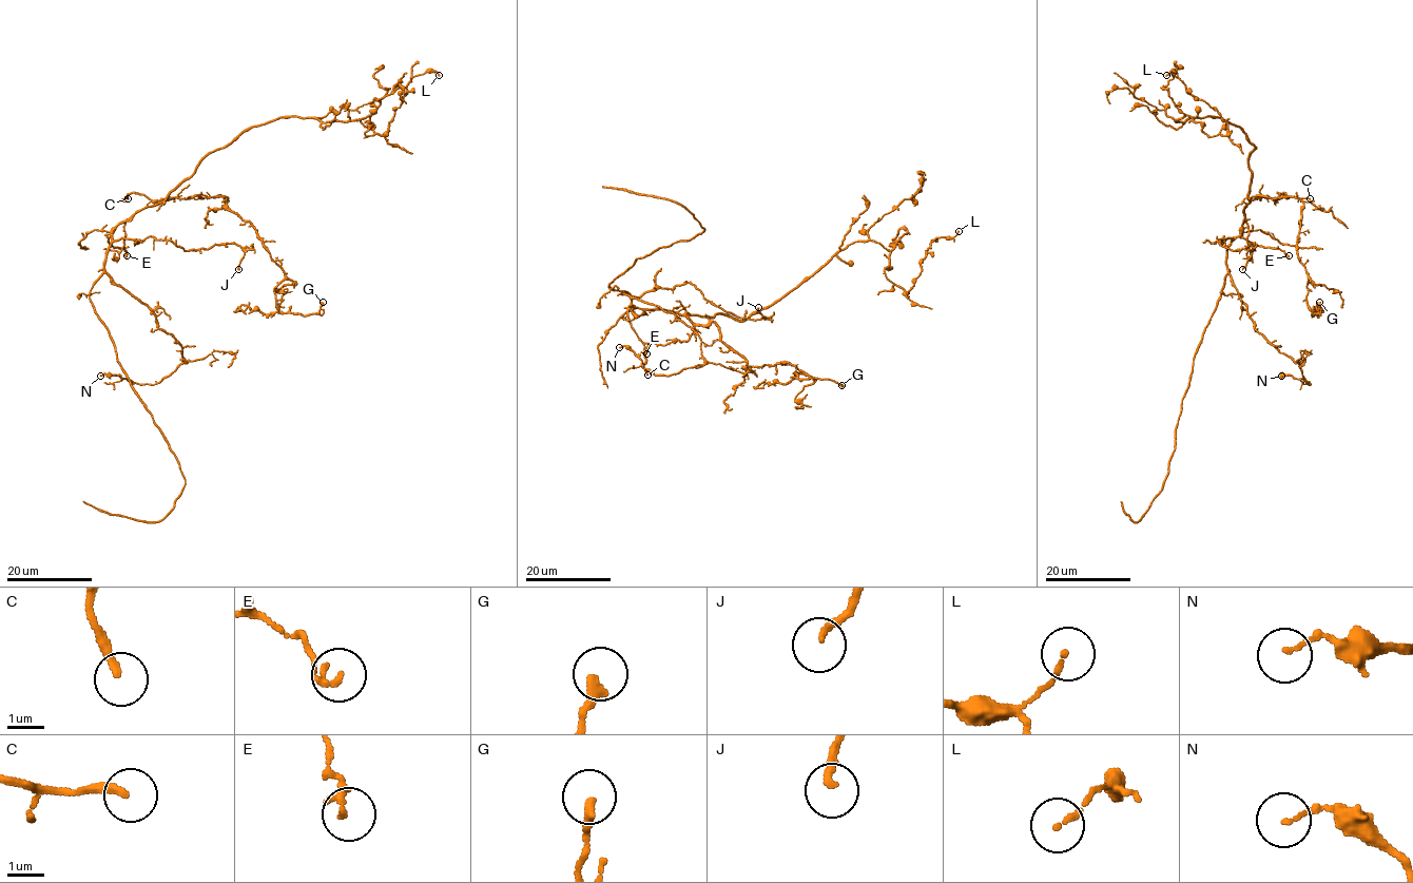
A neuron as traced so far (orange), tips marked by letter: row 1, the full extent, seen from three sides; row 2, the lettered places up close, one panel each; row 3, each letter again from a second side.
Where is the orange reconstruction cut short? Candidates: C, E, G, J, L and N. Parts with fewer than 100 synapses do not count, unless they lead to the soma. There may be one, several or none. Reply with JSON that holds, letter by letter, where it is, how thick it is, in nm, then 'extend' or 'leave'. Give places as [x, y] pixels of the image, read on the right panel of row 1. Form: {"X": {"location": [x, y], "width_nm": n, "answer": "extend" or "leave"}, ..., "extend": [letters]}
{"C": {"location": [1310, 198], "width_nm": 240, "answer": "leave"}, "E": {"location": [1289, 255], "width_nm": 180, "answer": "leave"}, "G": {"location": [1319, 302], "width_nm": 280, "answer": "leave"}, "J": {"location": [1242, 269], "width_nm": 190, "answer": "leave"}, "L": {"location": [1166, 75], "width_nm": 130, "answer": "leave"}, "N": {"location": [1281, 376], "width_nm": 100, "answer": "leave"}, "extend": []}

